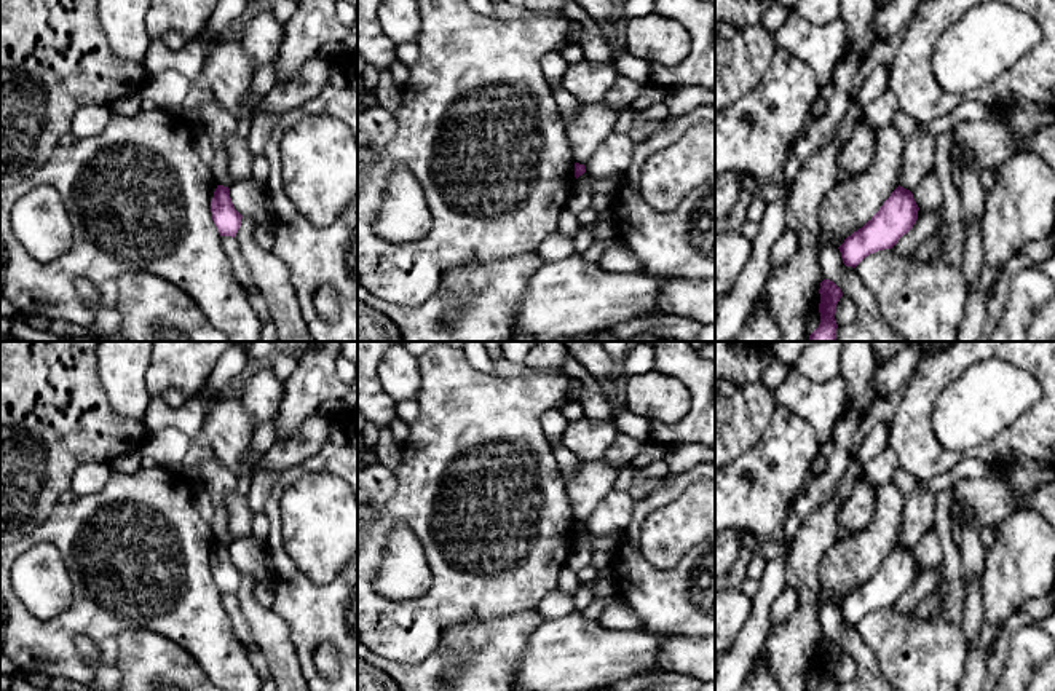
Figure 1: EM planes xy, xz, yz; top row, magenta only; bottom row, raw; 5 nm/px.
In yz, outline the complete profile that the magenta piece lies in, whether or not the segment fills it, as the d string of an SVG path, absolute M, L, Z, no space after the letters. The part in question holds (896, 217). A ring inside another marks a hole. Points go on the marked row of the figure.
M899 185L879 211L838 247L843 263L855 268L870 254L892 249L913 228L918 211L913 193Z

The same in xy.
M217 185L211 201L211 212L220 236L235 238L241 227L243 215L235 209L228 187Z

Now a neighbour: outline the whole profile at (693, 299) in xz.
M669 278L659 295L662 313L715 324L715 278Z

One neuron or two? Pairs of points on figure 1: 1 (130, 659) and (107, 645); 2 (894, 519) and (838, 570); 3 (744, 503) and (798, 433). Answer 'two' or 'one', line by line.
1: two
2: one
3: one

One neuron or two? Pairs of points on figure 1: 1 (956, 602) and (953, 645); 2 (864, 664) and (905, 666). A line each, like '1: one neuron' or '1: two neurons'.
1: two neurons
2: two neurons

